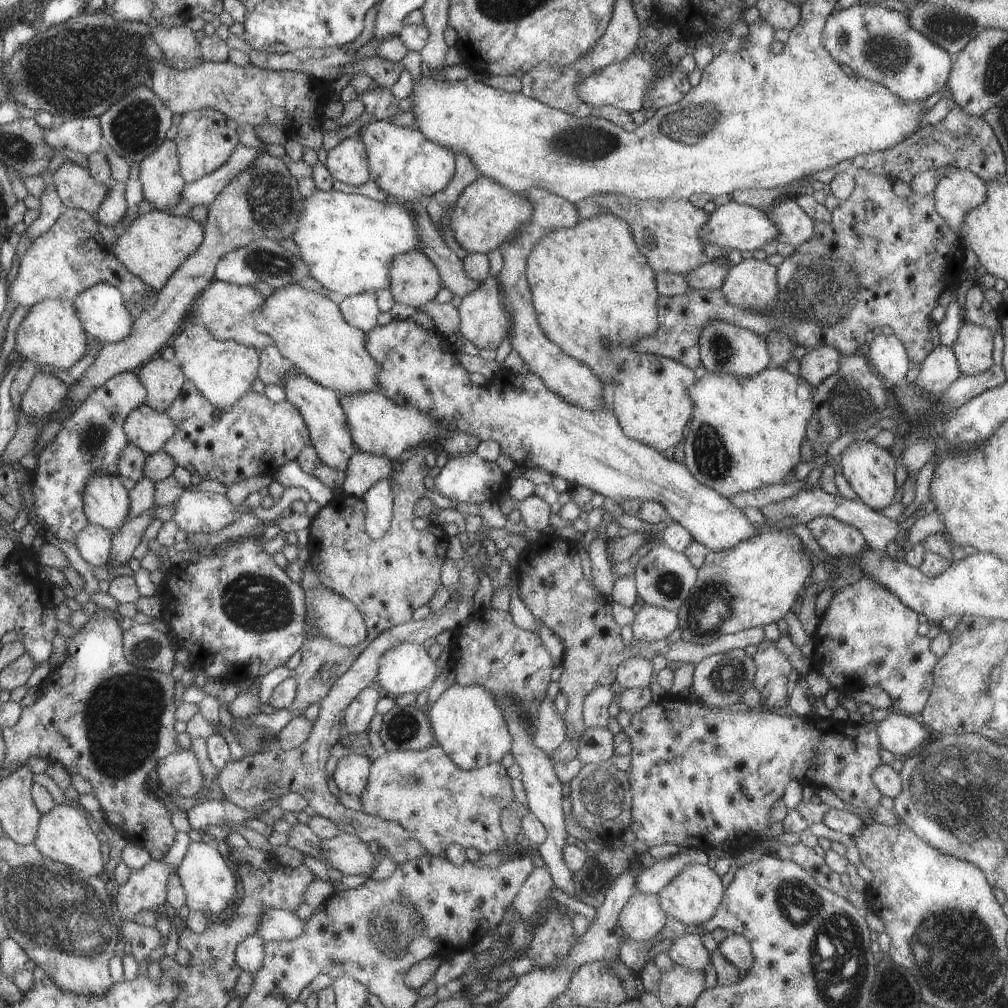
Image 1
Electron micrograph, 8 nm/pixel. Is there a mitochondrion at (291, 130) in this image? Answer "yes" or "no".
no

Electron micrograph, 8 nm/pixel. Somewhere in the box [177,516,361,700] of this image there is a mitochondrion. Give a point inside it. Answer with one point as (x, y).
(259, 604)

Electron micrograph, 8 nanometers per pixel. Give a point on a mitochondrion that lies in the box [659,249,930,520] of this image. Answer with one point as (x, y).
(851, 404)

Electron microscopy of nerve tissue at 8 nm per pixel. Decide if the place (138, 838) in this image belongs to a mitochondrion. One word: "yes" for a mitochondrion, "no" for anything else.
no

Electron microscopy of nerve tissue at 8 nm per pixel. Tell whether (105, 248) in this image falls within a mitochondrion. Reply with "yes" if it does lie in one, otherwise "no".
no

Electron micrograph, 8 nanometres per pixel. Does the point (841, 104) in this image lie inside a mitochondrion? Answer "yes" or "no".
no

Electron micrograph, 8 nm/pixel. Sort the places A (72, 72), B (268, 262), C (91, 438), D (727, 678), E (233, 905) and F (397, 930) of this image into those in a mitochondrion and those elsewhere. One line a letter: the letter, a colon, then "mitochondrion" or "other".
A: mitochondrion
B: mitochondrion
C: mitochondrion
D: mitochondrion
E: other
F: mitochondrion

